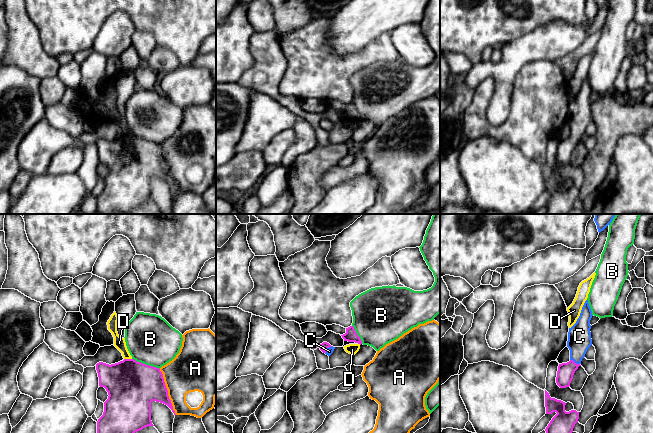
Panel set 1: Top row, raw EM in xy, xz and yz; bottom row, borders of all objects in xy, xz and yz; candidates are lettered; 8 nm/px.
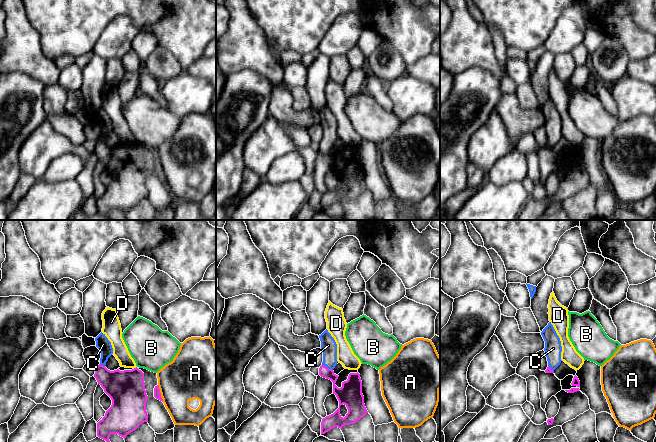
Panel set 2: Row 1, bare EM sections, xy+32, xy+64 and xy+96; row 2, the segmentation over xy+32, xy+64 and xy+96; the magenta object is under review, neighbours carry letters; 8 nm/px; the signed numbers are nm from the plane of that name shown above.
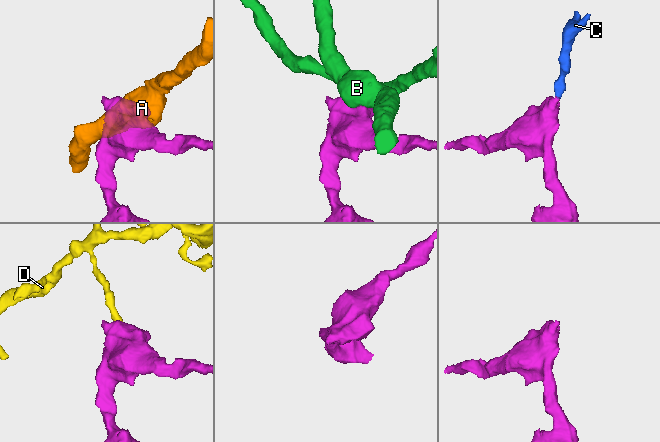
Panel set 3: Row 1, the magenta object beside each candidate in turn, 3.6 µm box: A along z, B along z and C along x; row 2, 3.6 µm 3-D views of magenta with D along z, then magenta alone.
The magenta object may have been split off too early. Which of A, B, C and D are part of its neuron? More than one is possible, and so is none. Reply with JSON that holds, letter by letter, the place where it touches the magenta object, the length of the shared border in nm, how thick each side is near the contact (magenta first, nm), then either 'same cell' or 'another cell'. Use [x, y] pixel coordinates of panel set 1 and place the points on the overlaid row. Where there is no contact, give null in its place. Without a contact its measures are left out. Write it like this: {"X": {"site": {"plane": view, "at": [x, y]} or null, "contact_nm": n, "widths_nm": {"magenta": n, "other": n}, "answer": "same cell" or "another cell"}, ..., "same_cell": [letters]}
{"A": {"site": {"plane": "xy", "at": [167, 392]}, "contact_nm": 400, "widths_nm": {"magenta": 360, "other": 320}, "answer": "another cell"}, "B": {"site": {"plane": "xy", "at": [145, 364]}, "contact_nm": 240, "widths_nm": {"magenta": 400, "other": 400}, "answer": "another cell"}, "C": {"site": {"plane": "yz", "at": [574, 362]}, "contact_nm": 90, "widths_nm": {"magenta": 130, "other": 190}, "answer": "same cell"}, "D": {"site": {"plane": "xy", "at": [128, 359]}, "contact_nm": 60, "widths_nm": {"magenta": 400, "other": 90}, "answer": "another cell"}, "same_cell": ["C"]}

